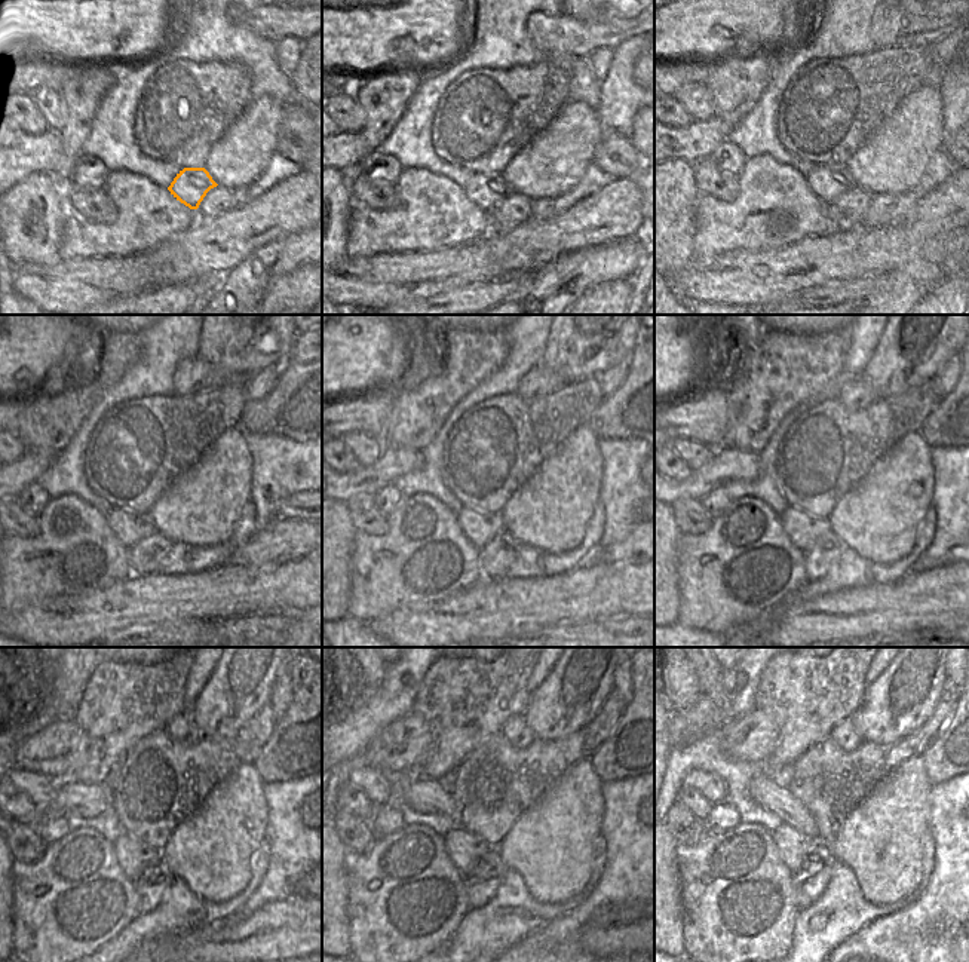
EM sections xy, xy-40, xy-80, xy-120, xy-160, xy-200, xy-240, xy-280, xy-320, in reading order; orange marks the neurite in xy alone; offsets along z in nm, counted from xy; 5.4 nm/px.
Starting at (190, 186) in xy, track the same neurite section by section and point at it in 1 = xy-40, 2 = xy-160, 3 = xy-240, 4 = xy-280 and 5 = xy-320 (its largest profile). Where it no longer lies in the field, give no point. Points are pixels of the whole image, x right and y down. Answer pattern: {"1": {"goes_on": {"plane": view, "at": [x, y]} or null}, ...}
{"1": {"goes_on": {"plane": "xy-40", "at": [523, 186]}}, "2": {"goes_on": {"plane": "xy-160", "at": [478, 527]}}, "3": {"goes_on": {"plane": "xy-240", "at": [134, 857]}}, "4": {"goes_on": {"plane": "xy-280", "at": [463, 848]}}, "5": {"goes_on": {"plane": "xy-320", "at": [793, 846]}}}

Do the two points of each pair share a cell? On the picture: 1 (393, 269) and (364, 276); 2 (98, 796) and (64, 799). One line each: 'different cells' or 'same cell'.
1: same cell
2: same cell

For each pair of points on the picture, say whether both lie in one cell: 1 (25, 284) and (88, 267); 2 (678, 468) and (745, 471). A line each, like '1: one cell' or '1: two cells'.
1: one cell
2: two cells

